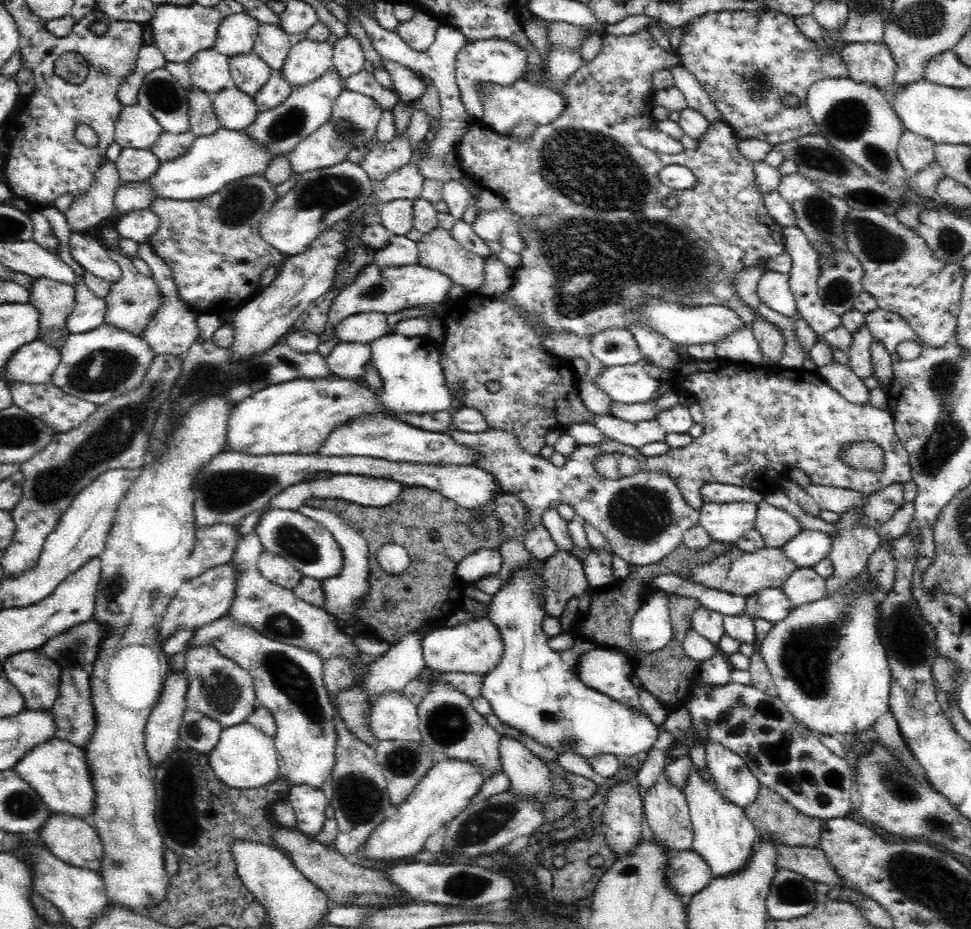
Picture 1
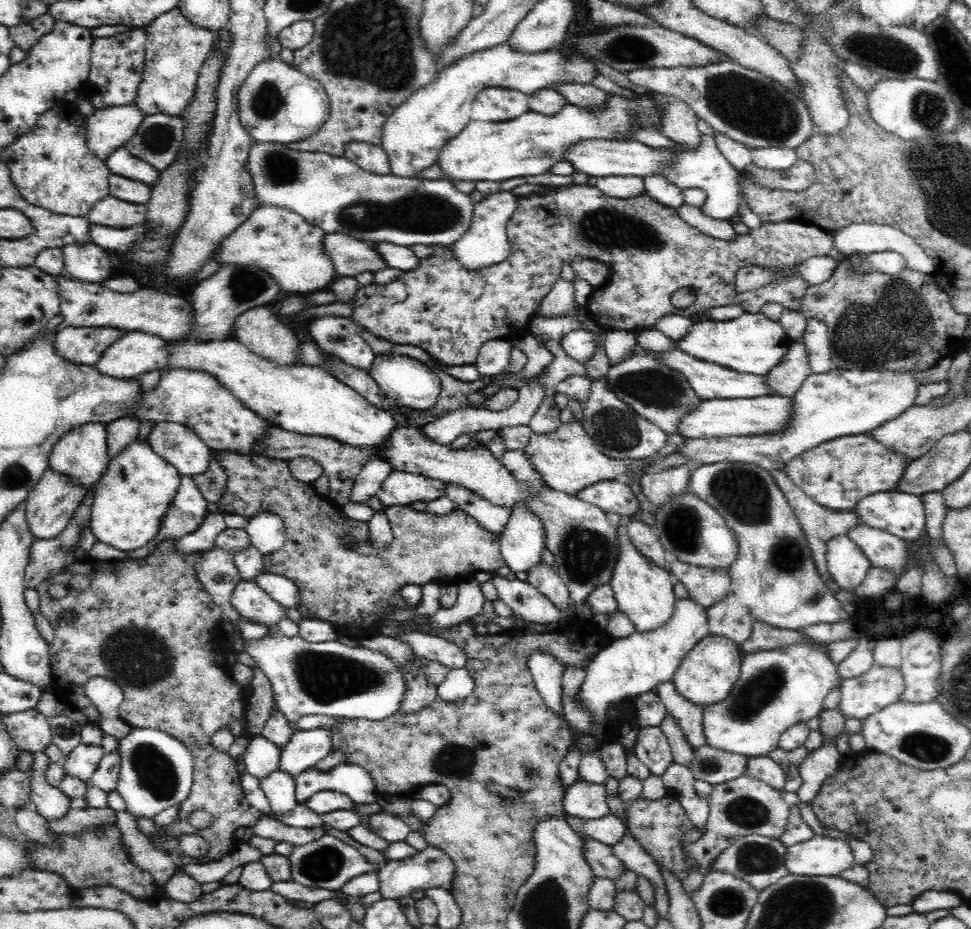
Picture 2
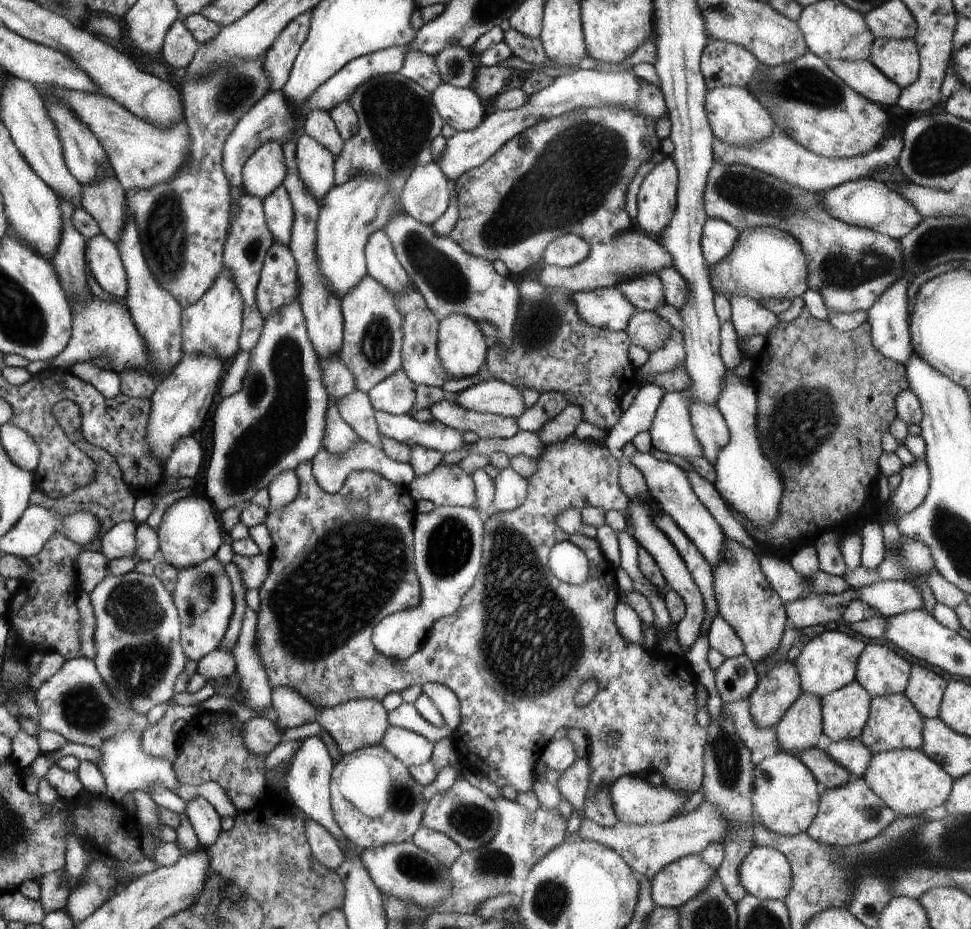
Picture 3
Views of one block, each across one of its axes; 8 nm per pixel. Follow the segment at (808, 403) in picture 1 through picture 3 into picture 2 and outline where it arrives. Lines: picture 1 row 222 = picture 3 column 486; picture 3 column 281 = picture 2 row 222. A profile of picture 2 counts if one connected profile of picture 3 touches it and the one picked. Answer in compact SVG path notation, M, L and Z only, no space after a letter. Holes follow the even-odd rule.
M542 186L542 192L530 192L528 196L516 196L516 210L506 226L512 254L508 260L482 266L478 270L466 270L460 266L452 246L430 246L432 254L420 258L416 270L404 272L398 280L386 286L362 286L354 298L352 320L364 332L370 332L378 340L392 346L414 346L426 350L432 360L446 366L476 364L480 348L488 340L514 342L530 332L530 320L538 312L542 300L552 292L562 266L572 264L574 258L594 260L608 266L608 282L594 290L586 310L602 326L612 332L632 332L640 336L648 330L658 330L658 320L670 314L702 320L706 312L720 306L742 306L744 314L760 314L766 302L778 302L784 310L800 310L802 298L808 290L808 282L802 280L800 272L796 276L776 276L776 280L764 288L738 292L736 274L744 266L764 266L764 268L786 268L794 264L800 266L802 260L814 256L828 256L834 248L834 238L818 226L808 226L800 222L780 222L780 224L760 224L748 234L736 234L736 240L724 242L702 234L694 226L686 224L676 208L662 206L652 200L646 190L634 198L612 198L606 196L598 186ZM690 286L694 290L694 304L688 308L674 308L670 304L670 294L678 288Z

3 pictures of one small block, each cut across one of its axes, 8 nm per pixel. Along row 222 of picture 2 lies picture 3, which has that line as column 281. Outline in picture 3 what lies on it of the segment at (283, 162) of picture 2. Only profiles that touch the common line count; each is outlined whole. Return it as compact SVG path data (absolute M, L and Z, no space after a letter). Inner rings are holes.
M299 296L293 304L281 308L279 312L271 314L267 320L263 320L263 330L261 330L261 338L257 342L257 346L251 350L251 364L249 364L249 372L243 380L243 388L233 394L231 398L219 398L215 402L215 408L211 412L211 458L209 458L209 464L207 464L207 472L205 472L205 498L217 508L217 512L227 512L231 508L239 508L243 504L247 504L255 492L259 492L261 488L267 488L271 484L271 480L275 476L279 476L281 472L285 470L295 470L301 462L305 460L311 460L319 450L321 450L321 438L323 438L323 432L325 432L325 412L327 412L327 404L329 404L329 394L325 392L323 388L323 380L321 380L321 368L319 368L319 356L317 352L313 350L313 342L309 340L309 334L307 334L307 326L305 326L305 316L301 312L301 304L299 304Z

